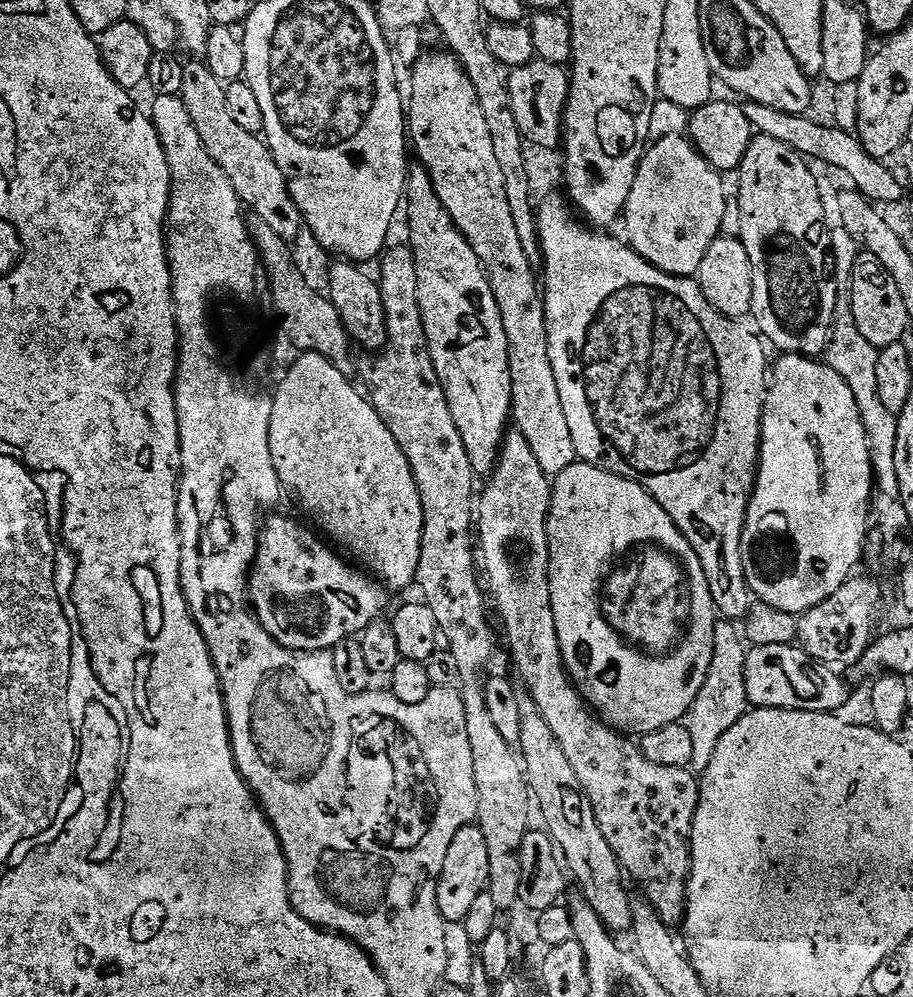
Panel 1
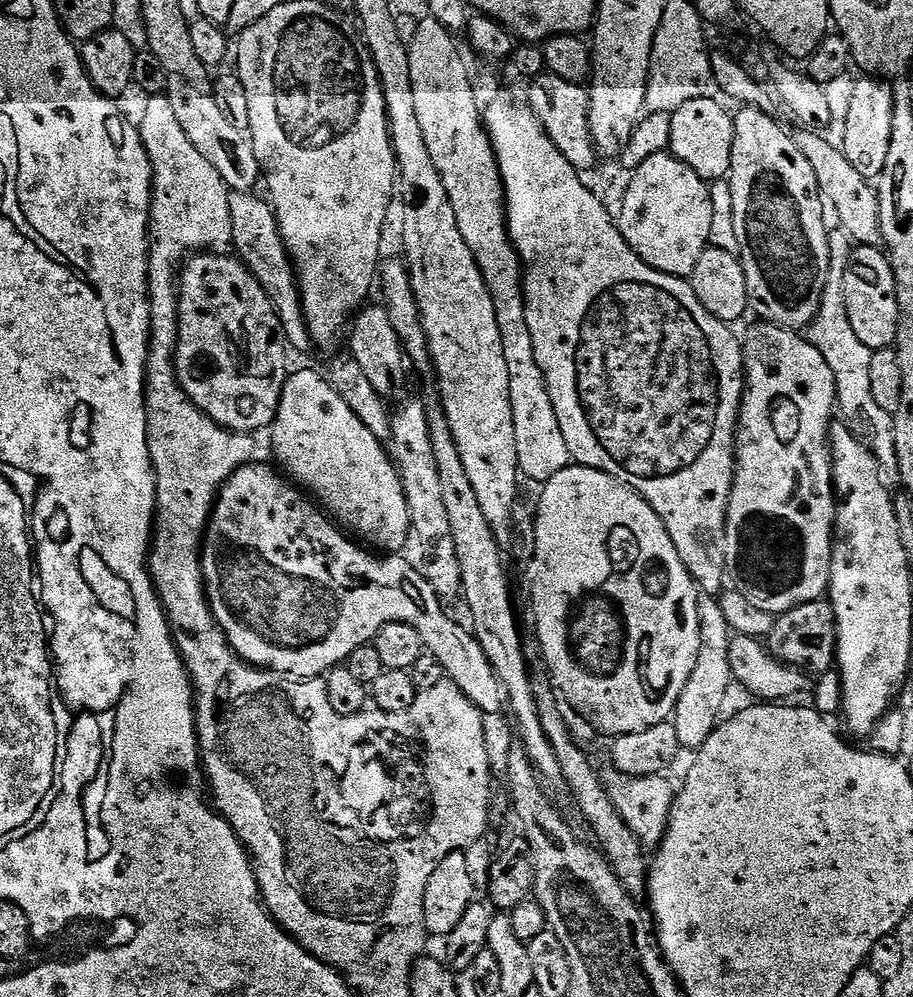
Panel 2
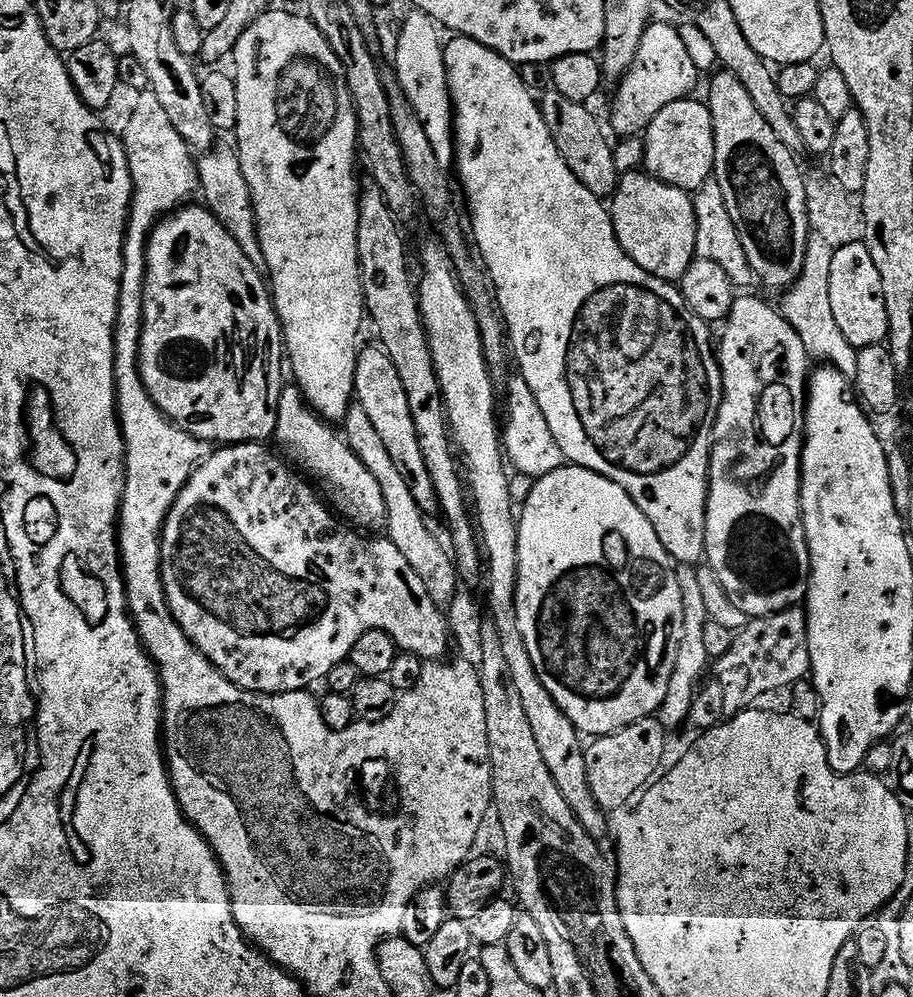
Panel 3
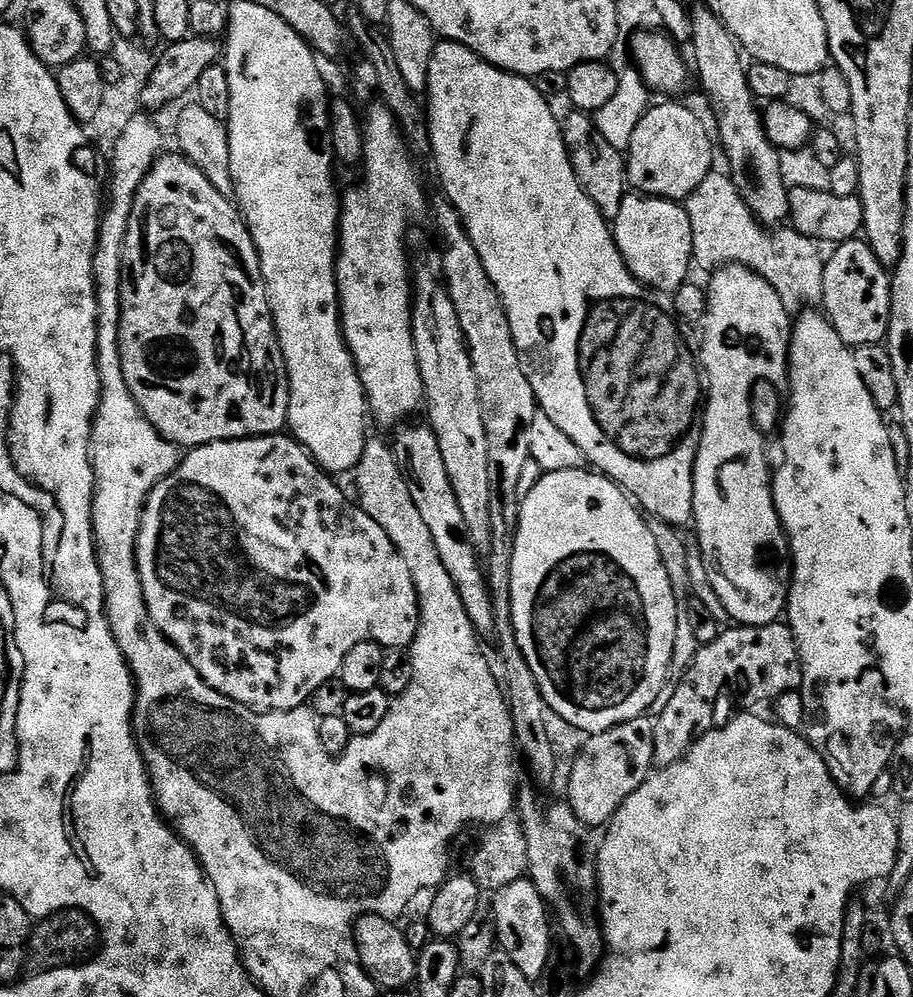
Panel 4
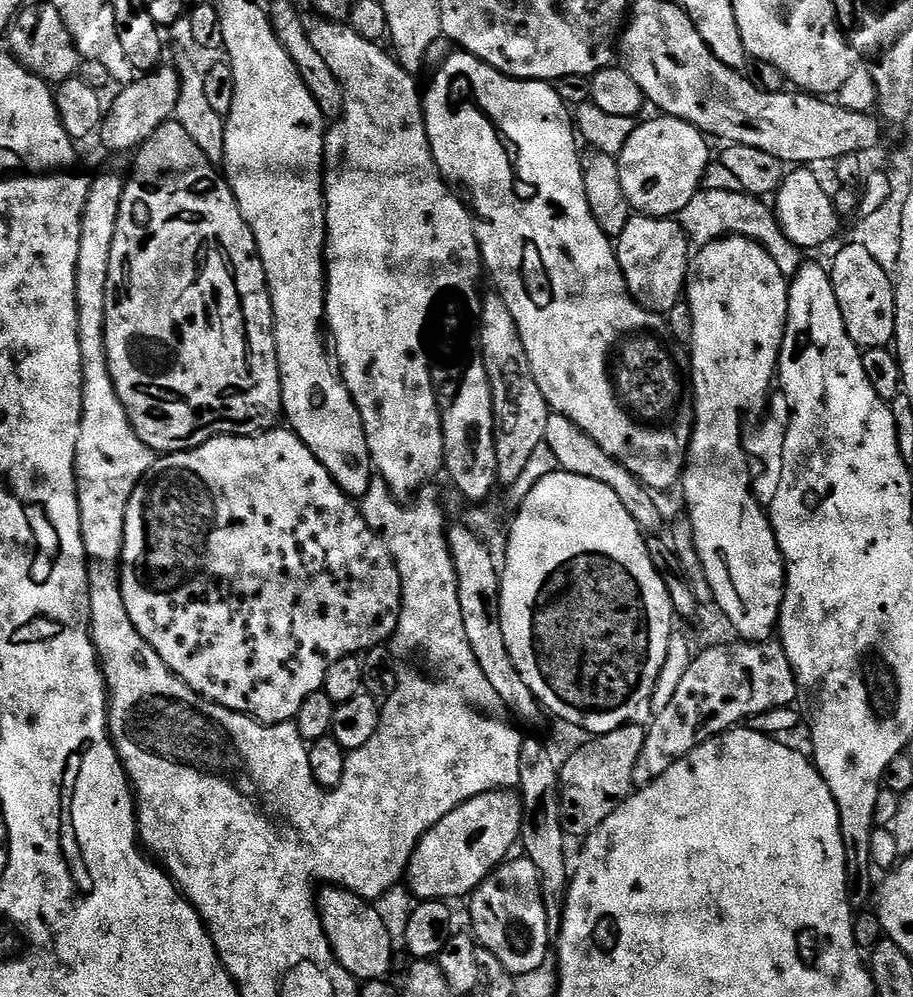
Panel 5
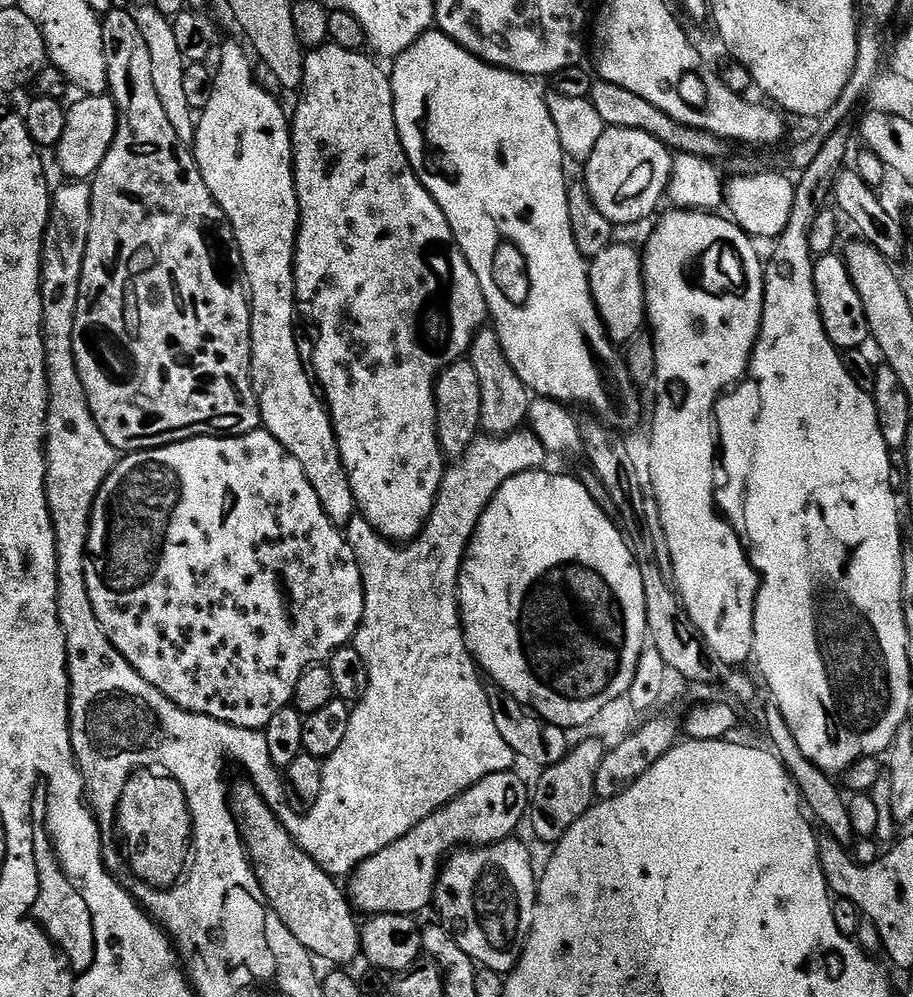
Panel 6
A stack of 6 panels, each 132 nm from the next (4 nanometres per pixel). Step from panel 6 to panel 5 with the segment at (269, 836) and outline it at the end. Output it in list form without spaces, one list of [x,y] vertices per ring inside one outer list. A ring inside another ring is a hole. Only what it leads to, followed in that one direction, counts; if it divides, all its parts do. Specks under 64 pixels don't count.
[[[324,886],[319,890],[318,915],[332,955],[357,981],[385,979],[392,962],[392,940],[383,918],[372,909],[375,907],[343,888]]]

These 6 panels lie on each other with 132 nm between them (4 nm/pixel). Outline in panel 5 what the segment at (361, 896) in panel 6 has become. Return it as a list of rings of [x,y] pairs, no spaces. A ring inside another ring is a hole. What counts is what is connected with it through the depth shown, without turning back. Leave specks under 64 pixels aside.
[[[503,791],[483,792],[464,800],[420,837],[406,860],[408,888],[417,896],[417,901],[452,902],[455,896],[467,897],[481,881],[505,863],[508,804],[504,796]]]

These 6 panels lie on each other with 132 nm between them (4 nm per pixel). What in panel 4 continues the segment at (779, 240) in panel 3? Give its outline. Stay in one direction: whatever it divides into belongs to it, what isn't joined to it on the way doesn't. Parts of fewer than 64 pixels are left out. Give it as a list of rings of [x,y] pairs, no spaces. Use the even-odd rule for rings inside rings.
[[[692,8],[691,12],[691,20],[692,20],[692,38],[690,41],[690,48],[693,48],[694,51],[696,51],[696,68],[698,71],[700,71],[700,84],[702,87],[704,87],[704,92],[706,95],[709,96],[710,99],[713,100],[712,108],[714,111],[717,112],[718,115],[720,115],[720,140],[718,136],[718,144],[720,147],[720,144],[722,147],[724,147],[724,152],[726,155],[728,155],[728,167],[727,171],[730,173],[731,180],[734,184],[734,186],[737,187],[738,194],[741,195],[742,199],[744,199],[744,202],[746,206],[752,211],[753,215],[759,220],[760,224],[764,226],[780,226],[784,223],[783,220],[787,221],[789,219],[790,213],[789,213],[789,185],[784,185],[784,176],[786,180],[786,169],[784,166],[784,161],[782,159],[782,152],[781,149],[777,148],[776,145],[772,144],[768,141],[768,131],[764,129],[764,121],[762,119],[762,112],[761,109],[758,107],[756,109],[756,105],[758,105],[758,100],[756,97],[753,96],[751,92],[751,88],[748,85],[747,82],[747,74],[748,69],[746,67],[745,62],[743,63],[740,61],[740,56],[742,57],[742,49],[736,39],[735,36],[732,35],[731,32],[728,31],[728,27],[724,25],[724,21],[720,19],[719,15],[715,11],[712,12],[708,8]]]

